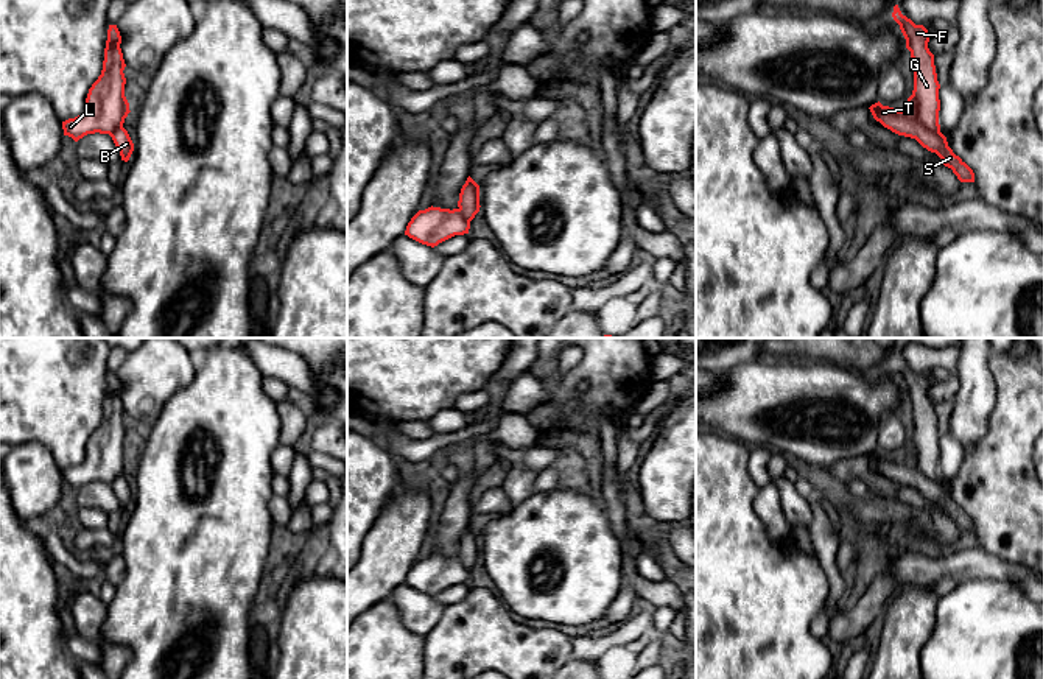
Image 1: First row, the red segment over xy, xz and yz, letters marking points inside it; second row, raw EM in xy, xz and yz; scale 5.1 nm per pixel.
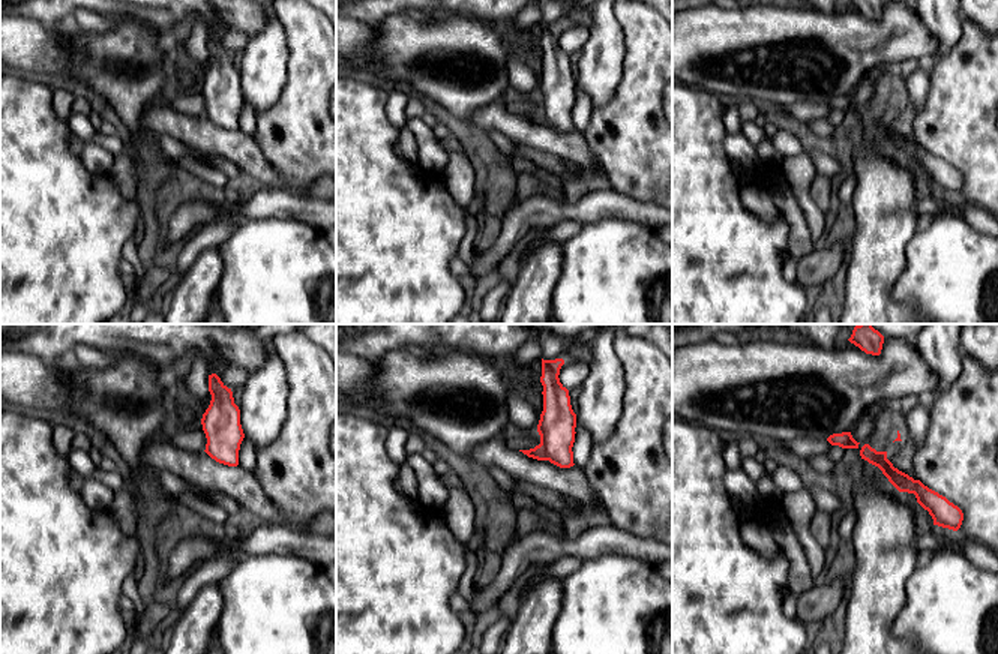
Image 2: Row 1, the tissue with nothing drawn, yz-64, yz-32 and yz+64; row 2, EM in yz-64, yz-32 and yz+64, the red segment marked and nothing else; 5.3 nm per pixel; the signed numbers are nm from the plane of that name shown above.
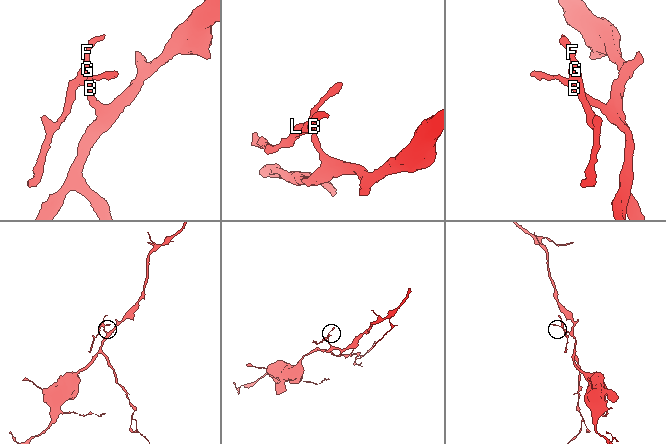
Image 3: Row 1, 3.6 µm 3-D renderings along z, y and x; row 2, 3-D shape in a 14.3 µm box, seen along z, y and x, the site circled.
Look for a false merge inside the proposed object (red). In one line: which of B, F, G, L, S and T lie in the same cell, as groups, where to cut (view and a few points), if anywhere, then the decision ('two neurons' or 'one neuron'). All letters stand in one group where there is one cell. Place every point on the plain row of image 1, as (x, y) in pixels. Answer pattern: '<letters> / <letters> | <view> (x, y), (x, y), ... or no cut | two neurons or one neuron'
B S T / F G L | yz (906, 457), (925, 477), (939, 481) | two neurons

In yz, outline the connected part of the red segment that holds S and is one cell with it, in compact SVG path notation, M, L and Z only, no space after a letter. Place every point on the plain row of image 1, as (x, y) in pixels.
M880 450L872 453L869 458L873 467L884 477L898 484L915 487L923 497L936 501L942 508L942 514L951 517L960 531L975 531L973 519L953 501L942 481L934 483L925 478L908 458L897 459L894 456L883 455Z

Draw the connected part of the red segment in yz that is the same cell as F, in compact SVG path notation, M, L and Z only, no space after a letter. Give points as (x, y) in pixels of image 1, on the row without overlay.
M898 354L894 355L894 369L906 388L906 397L911 400L914 416L914 439L906 450L906 458L928 480L939 483L939 438L934 403L928 397L929 382L923 374L915 374L901 363Z

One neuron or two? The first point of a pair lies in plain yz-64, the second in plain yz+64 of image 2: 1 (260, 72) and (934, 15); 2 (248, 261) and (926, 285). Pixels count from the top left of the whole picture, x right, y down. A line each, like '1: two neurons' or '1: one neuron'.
1: one neuron
2: one neuron

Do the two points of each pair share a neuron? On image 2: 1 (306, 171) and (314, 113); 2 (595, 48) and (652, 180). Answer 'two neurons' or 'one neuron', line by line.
1: one neuron
2: two neurons

